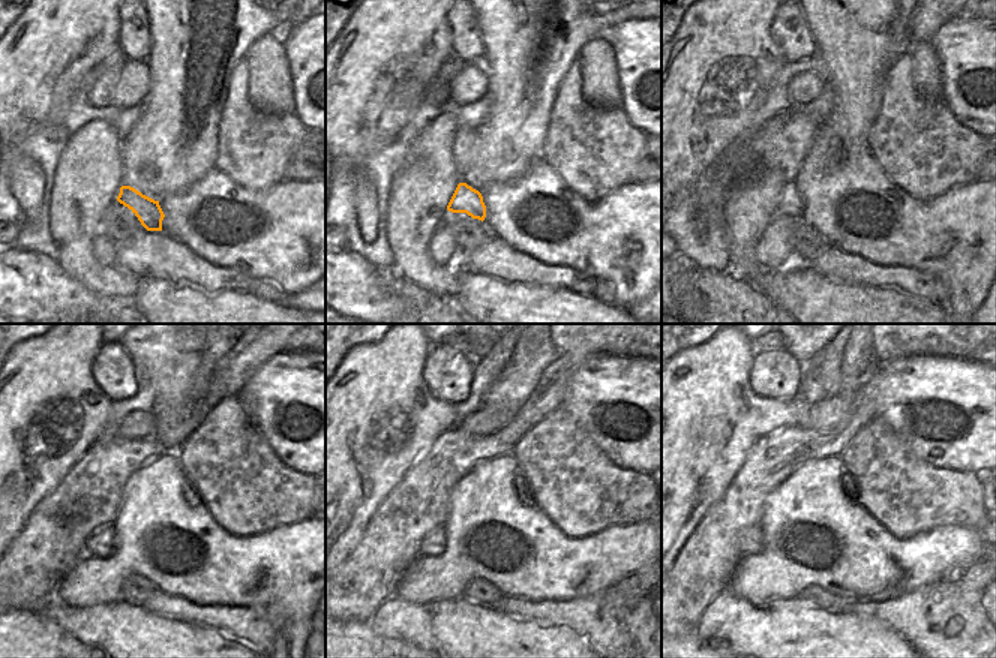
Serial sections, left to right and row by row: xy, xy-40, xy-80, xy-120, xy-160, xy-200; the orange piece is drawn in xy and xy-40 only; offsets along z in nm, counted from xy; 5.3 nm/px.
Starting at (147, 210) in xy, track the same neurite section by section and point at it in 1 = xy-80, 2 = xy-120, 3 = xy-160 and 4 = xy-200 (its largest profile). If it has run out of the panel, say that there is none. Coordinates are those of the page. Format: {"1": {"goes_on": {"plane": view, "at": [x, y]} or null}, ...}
{"1": {"goes_on": {"plane": "xy-80", "at": [791, 204]}}, "2": {"goes_on": {"plane": "xy-120", "at": [101, 543]}}, "3": {"goes_on": {"plane": "xy-160", "at": [434, 543]}}, "4": {"goes_on": {"plane": "xy-200", "at": [749, 541]}}}

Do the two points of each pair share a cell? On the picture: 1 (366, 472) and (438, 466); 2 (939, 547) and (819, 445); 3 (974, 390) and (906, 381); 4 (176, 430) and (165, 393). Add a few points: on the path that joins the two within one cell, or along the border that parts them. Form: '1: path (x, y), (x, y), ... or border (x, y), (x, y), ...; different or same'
1: border (431, 442), (429, 448), (386, 496); different
2: border (839, 454), (809, 459), (798, 469); different
3: path (957, 390), (923, 390); same
4: path (176, 421), (174, 402); same

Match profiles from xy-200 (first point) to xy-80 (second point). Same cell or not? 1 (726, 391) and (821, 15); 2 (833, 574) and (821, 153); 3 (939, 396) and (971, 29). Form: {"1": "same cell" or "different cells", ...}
{"1": "different cells", "2": "same cell", "3": "same cell"}

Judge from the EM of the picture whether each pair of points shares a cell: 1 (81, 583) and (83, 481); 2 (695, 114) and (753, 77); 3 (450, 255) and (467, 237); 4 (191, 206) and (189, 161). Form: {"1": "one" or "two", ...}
{"1": "two", "2": "one", "3": "two", "4": "two"}

